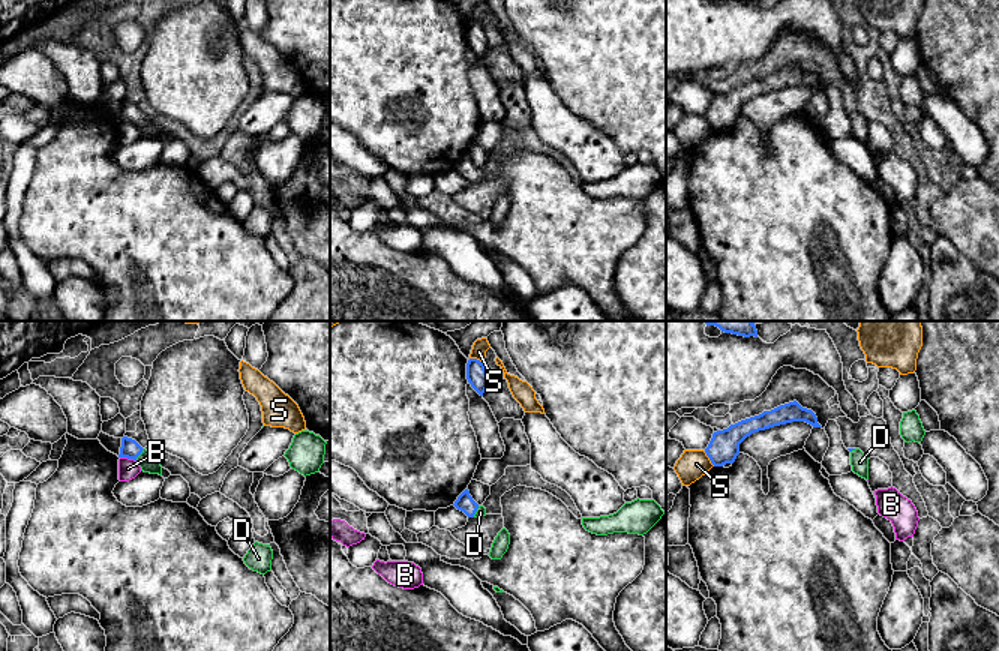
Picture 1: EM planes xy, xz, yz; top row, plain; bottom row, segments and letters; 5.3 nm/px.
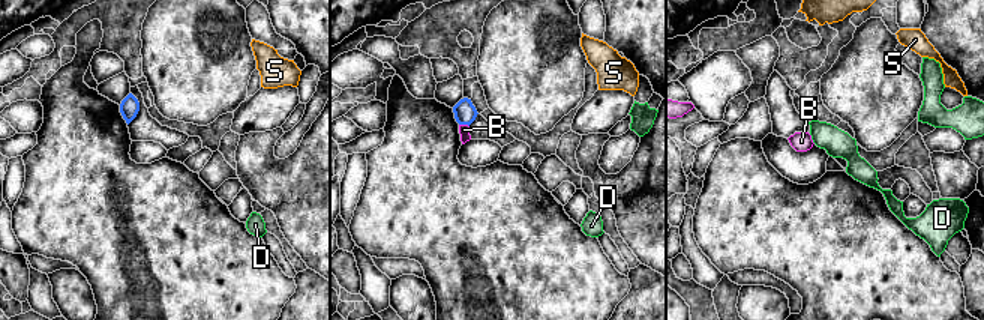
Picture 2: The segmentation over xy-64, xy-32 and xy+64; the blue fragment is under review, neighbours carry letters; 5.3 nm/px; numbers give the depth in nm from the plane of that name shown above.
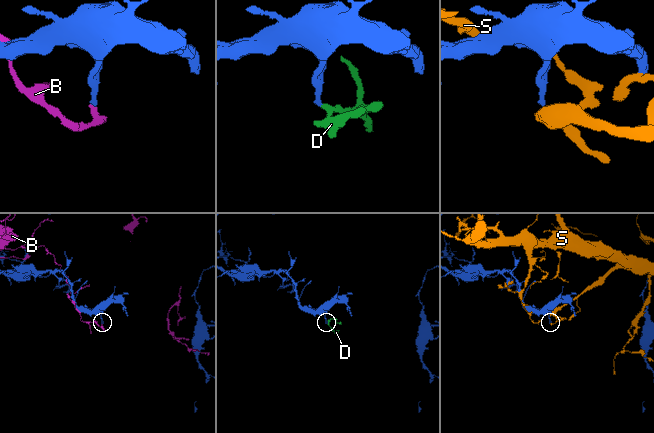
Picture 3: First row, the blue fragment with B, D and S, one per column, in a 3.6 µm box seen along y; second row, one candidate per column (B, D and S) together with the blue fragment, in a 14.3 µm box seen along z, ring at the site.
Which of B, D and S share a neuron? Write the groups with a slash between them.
B / D / S

